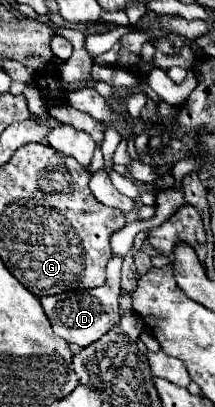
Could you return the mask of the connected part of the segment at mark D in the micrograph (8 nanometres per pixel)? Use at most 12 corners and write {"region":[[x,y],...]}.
{"region":[[122,259],[106,285],[48,295],[52,331],[80,347],[120,323]]}

